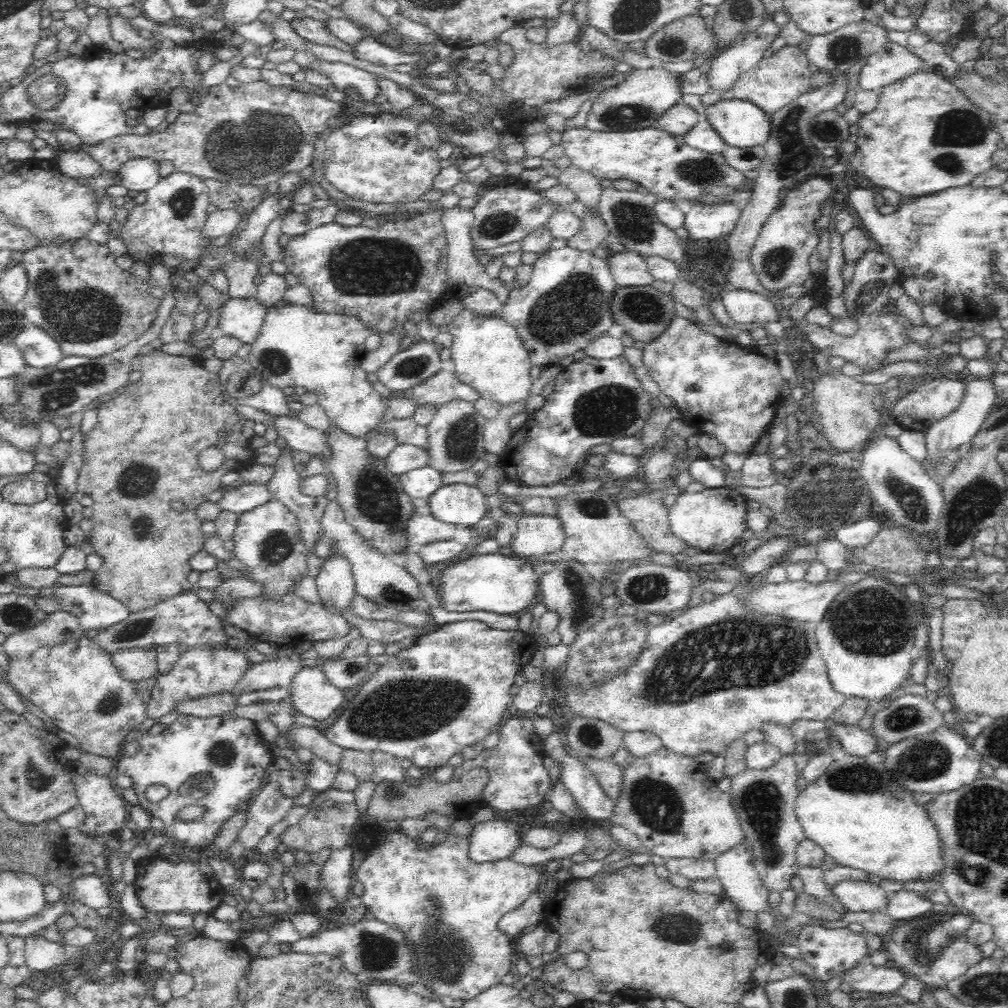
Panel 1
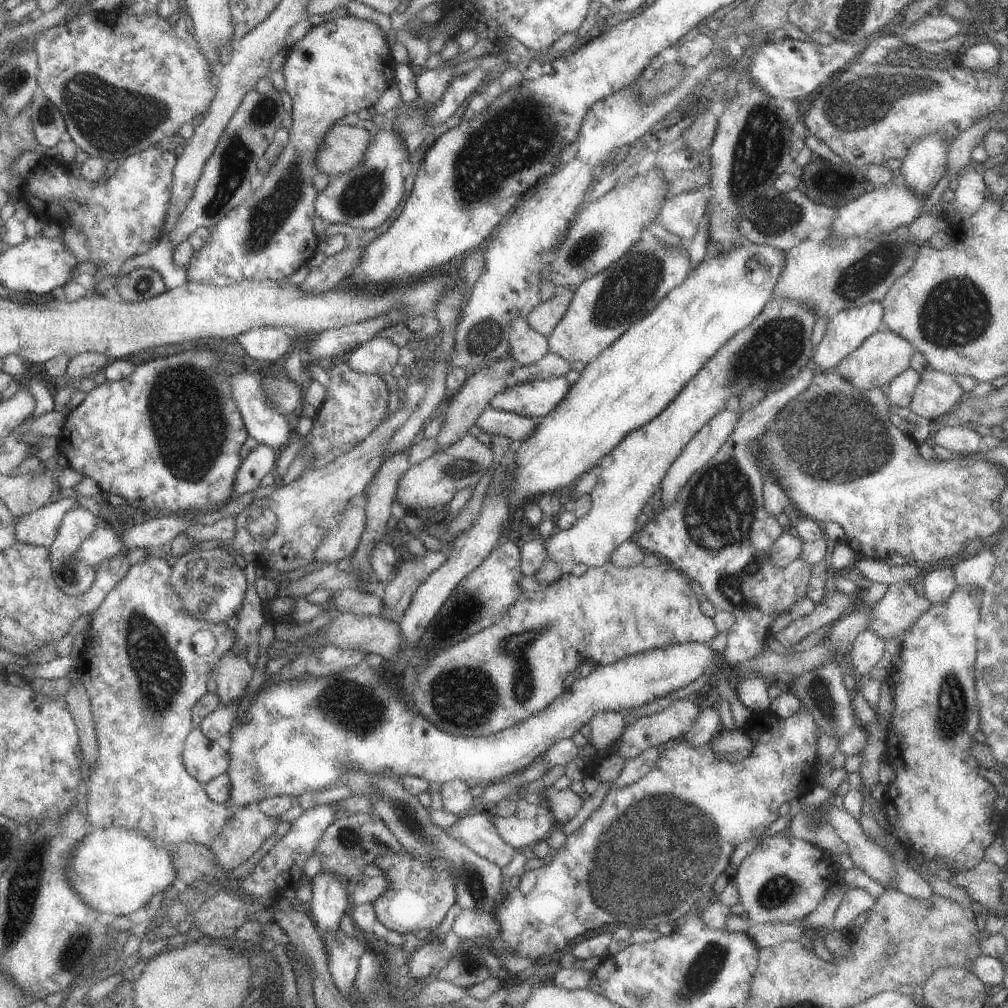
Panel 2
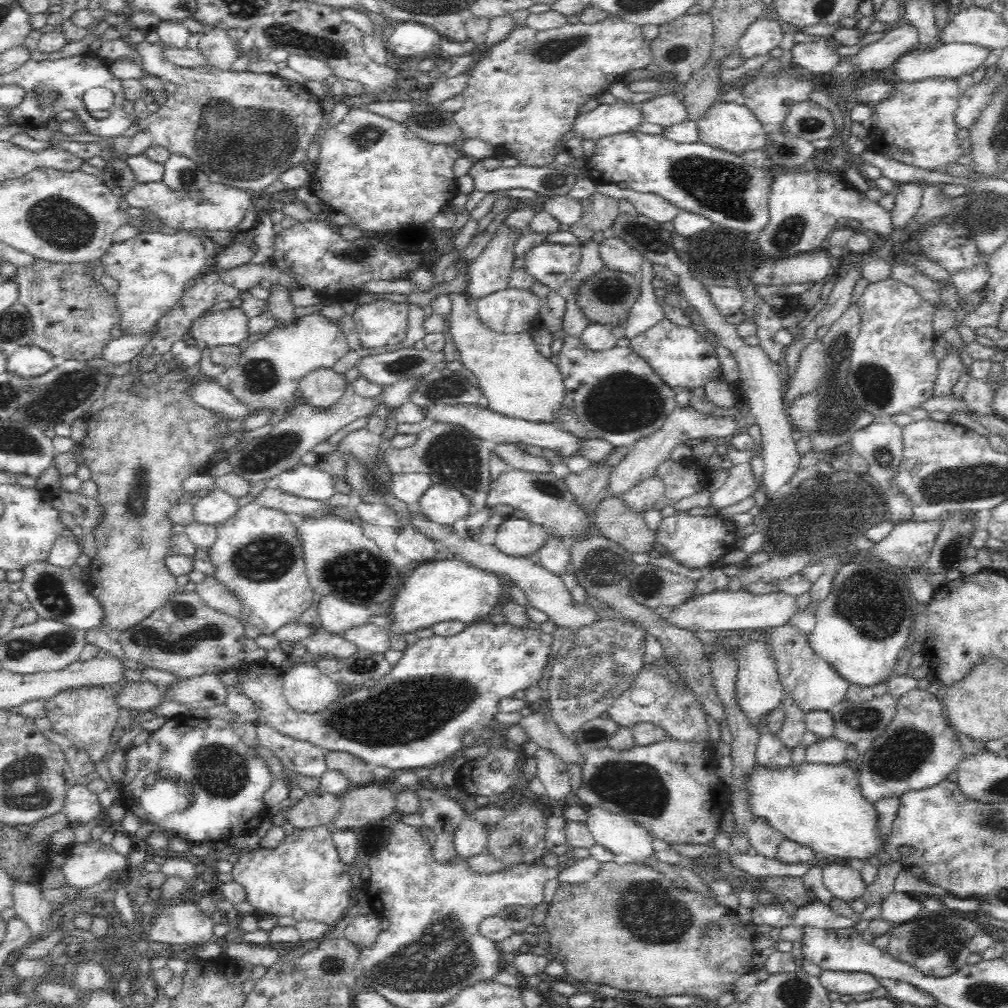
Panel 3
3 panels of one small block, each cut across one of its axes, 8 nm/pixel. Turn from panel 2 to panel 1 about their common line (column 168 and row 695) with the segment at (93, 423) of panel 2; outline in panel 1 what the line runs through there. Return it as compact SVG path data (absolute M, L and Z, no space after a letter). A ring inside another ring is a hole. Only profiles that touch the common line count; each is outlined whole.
M464 620L456 624L436 626L434 630L420 634L412 648L390 656L384 666L378 668L358 694L346 702L342 714L330 728L320 728L322 734L342 750L356 750L366 754L388 754L394 760L410 760L414 768L438 768L446 766L450 758L462 754L464 748L482 742L488 734L498 732L504 726L502 714L510 700L510 690L516 676L536 654L536 640L532 634L518 630L496 630L476 620Z

